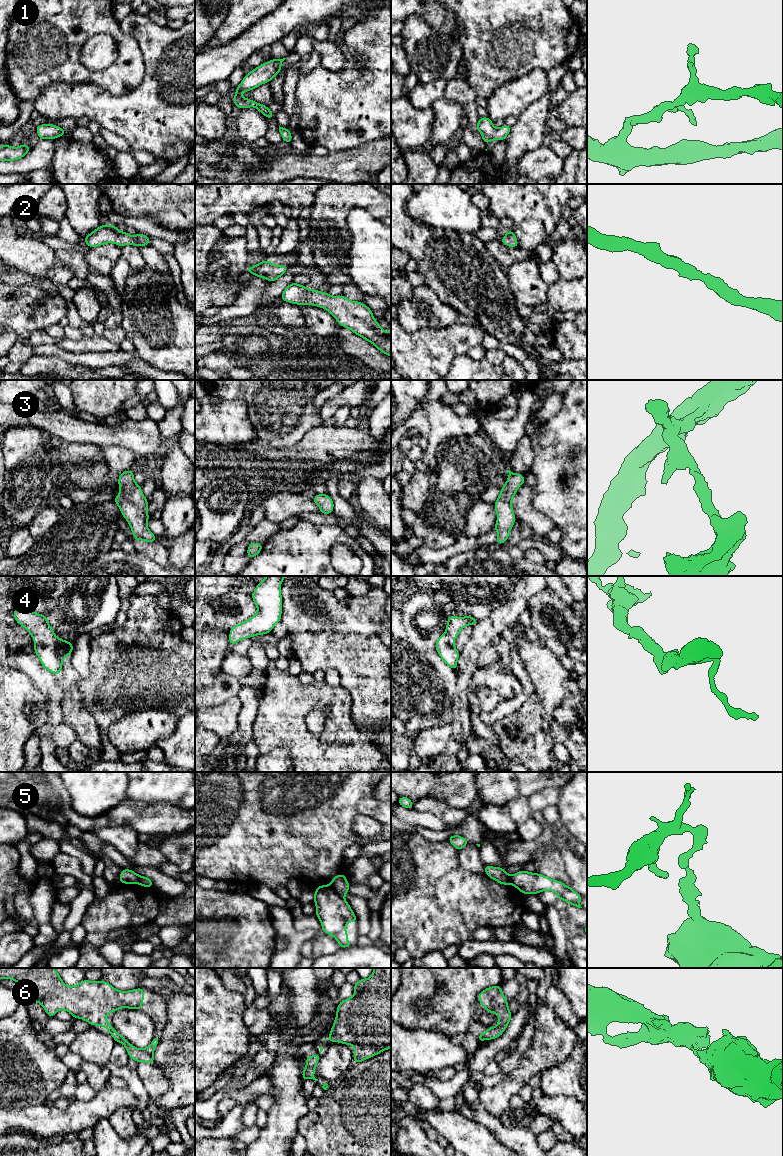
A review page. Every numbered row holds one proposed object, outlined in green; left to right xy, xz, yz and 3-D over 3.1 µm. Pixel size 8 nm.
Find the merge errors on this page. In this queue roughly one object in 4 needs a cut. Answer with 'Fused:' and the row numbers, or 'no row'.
Fused: 5

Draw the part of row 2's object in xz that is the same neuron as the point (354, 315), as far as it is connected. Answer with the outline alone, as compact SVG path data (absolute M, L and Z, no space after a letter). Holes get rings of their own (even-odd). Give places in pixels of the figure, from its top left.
M295 282L284 289L280 299L296 305L314 305L327 310L340 326L350 329L391 357L391 330L383 330L374 319L371 309L362 302L351 301L343 295L331 296L327 292L308 289Z

